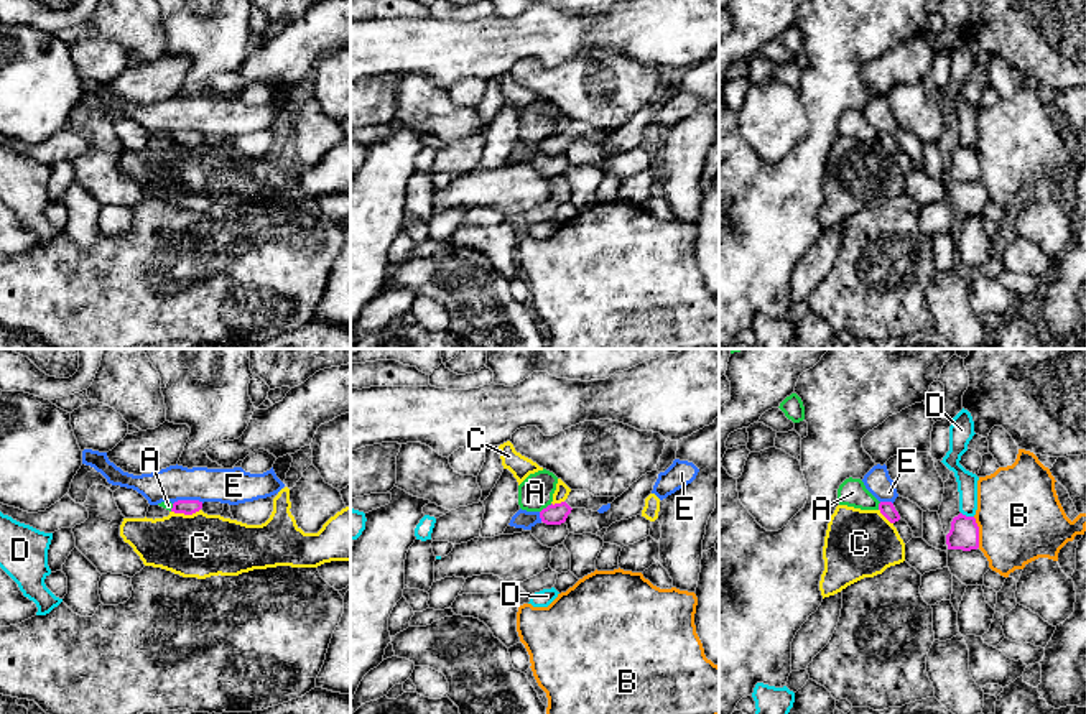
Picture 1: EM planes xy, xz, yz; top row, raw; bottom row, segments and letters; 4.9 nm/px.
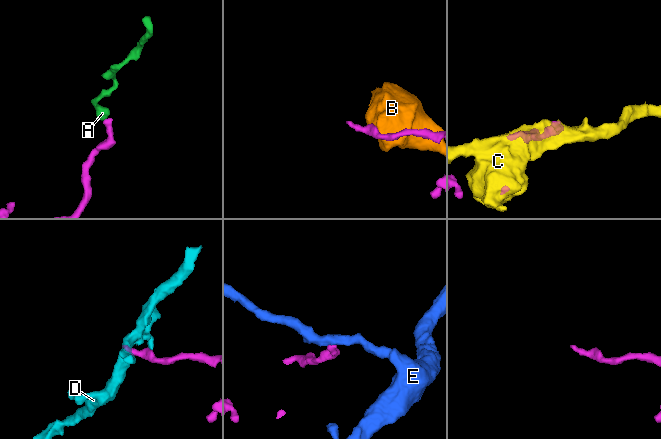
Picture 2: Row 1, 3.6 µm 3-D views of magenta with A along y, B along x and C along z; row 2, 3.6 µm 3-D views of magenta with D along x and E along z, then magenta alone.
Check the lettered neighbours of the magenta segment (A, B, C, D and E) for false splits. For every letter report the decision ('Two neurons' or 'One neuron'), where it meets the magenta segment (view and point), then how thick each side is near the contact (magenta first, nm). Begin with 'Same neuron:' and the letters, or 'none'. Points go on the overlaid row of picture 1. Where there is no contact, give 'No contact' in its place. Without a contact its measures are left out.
Same neuron: none
A: Two neurons. Touches magenta at xz (547, 507). Thickness 100 nm (magenta) against 170 nm
B: Two neurons. Touches magenta at yz (978, 532). Thickness 140 nm (magenta) against 420 nm
C: Two neurons. Touches magenta at xy (185, 514). Thickness 80 nm (magenta) against 320 nm
D: Two neurons. Touches magenta at yz (968, 517). Thickness 140 nm (magenta) against 100 nm
E: Two neurons. Touches magenta at xy (188, 500). Thickness 80 nm (magenta) against 180 nm

